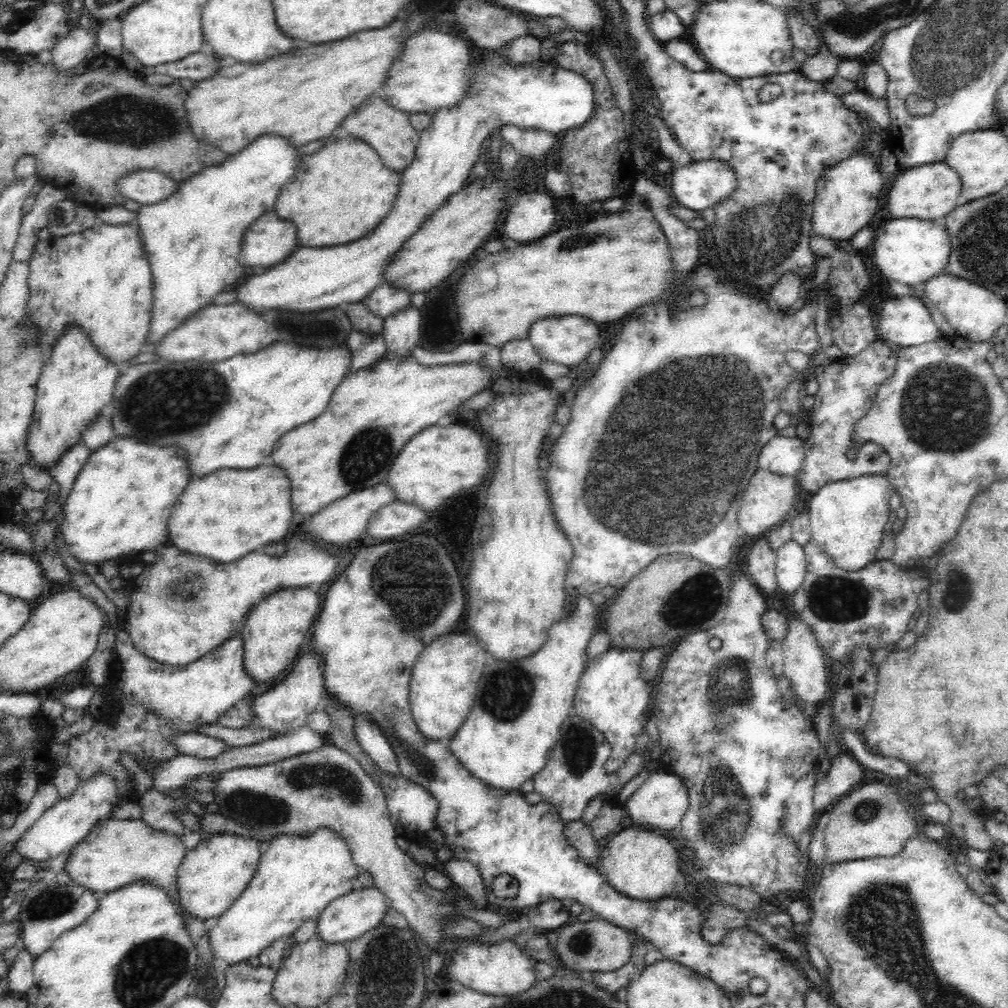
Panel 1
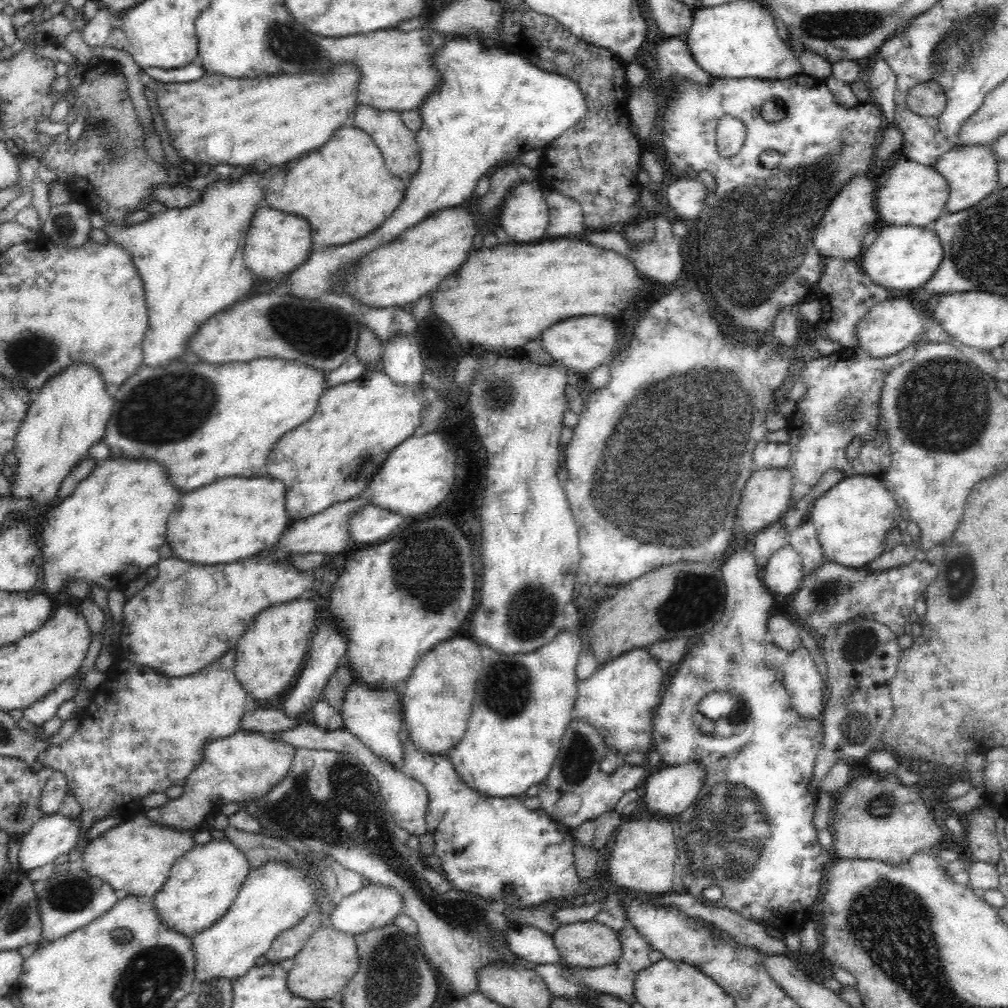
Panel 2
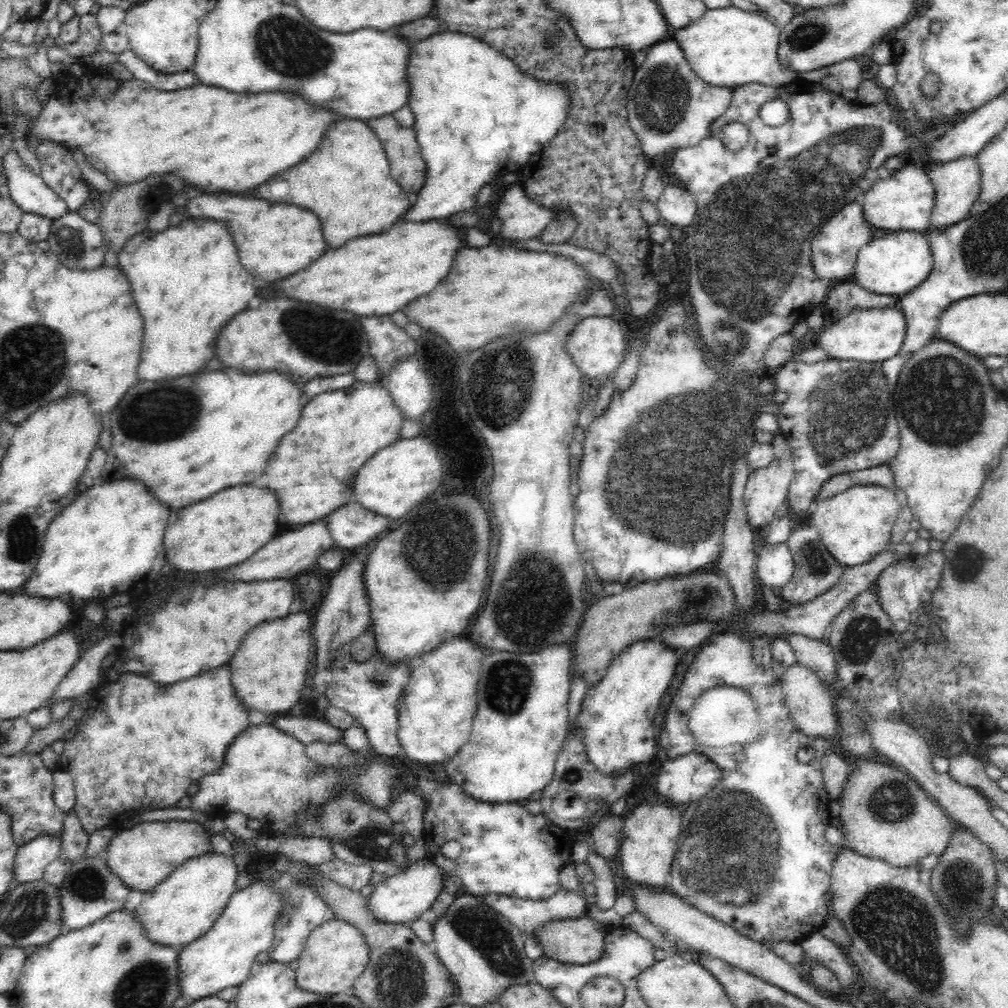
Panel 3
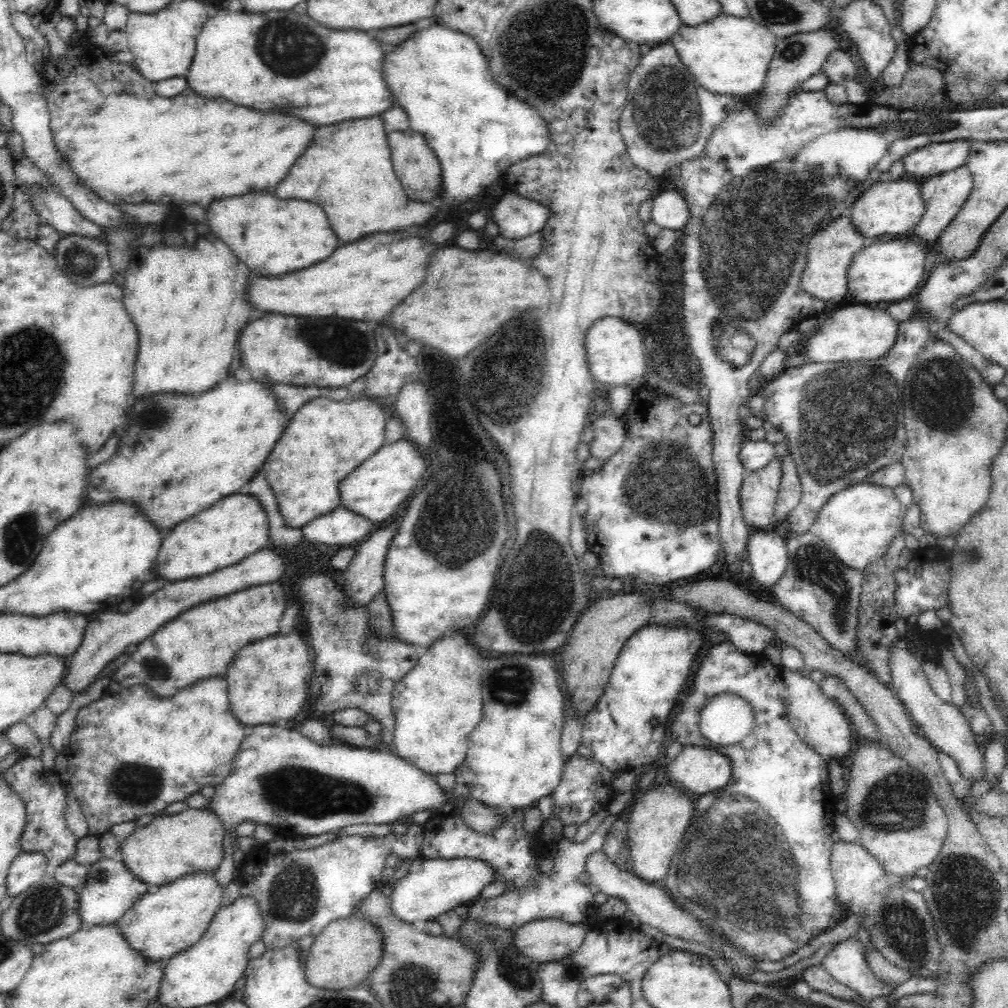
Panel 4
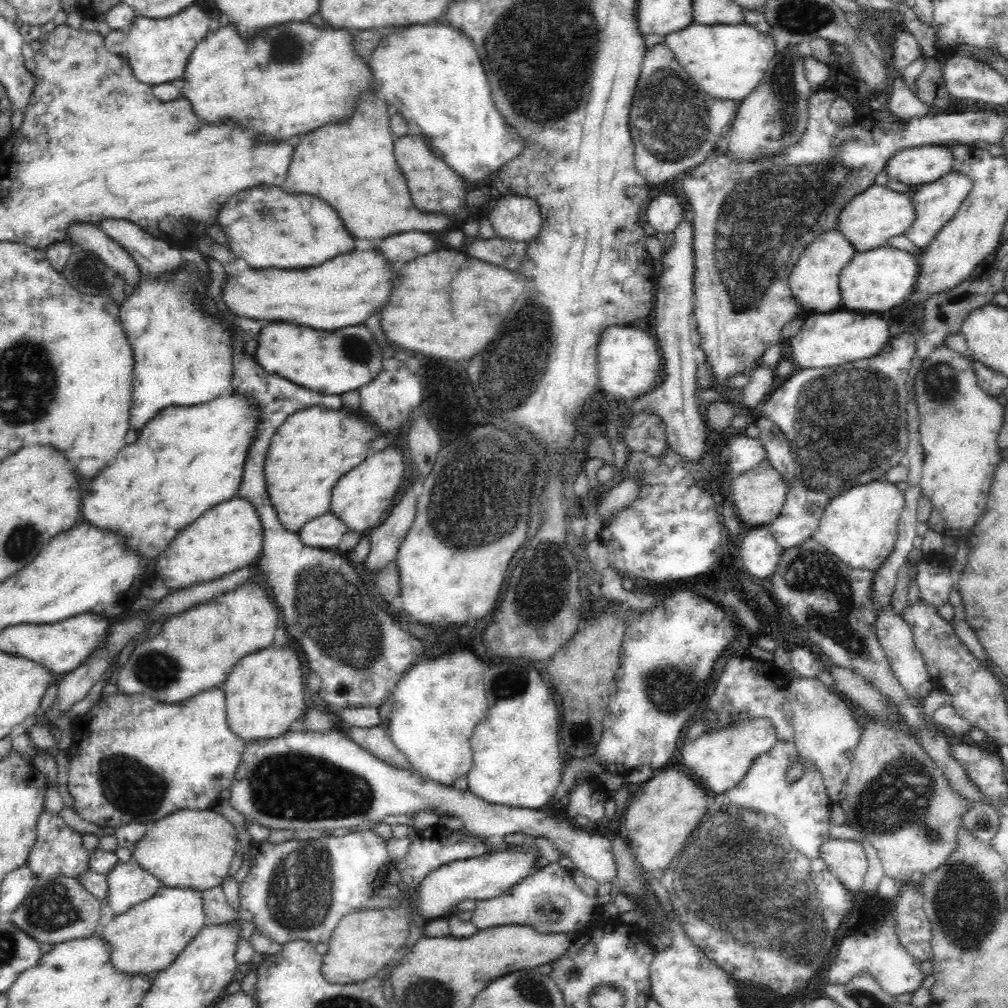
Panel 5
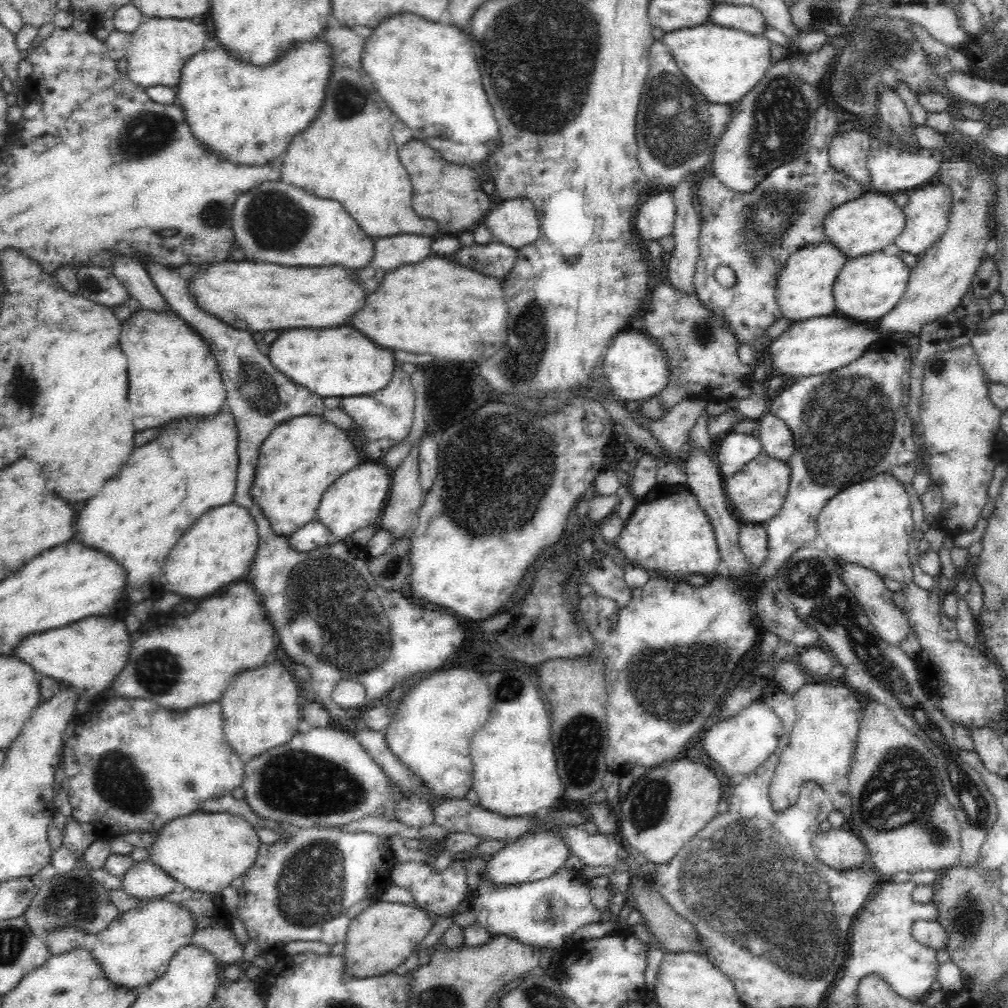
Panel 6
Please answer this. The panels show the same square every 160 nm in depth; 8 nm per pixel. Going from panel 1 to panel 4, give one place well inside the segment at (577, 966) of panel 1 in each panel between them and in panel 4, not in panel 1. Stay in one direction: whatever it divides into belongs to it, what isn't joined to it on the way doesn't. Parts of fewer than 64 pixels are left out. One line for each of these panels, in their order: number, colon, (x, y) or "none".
2: (588, 944)
3: (581, 941)
4: (547, 939)

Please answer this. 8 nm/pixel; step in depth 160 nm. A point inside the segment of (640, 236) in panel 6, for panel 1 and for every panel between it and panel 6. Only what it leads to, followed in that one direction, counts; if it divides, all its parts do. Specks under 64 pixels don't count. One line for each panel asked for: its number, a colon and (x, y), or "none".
1: (701, 185)
2: (687, 195)
3: (677, 207)
4: (669, 210)
5: (665, 212)

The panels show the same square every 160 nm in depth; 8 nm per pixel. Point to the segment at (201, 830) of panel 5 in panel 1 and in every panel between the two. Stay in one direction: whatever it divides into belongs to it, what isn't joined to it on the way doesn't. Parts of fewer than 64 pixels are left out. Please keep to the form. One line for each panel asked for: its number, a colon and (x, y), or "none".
1: (115, 852)
2: (136, 856)
3: (142, 856)
4: (168, 847)

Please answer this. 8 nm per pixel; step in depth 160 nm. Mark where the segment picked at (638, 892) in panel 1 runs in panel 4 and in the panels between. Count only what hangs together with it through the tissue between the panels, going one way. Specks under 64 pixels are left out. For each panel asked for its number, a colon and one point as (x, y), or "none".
2: (641, 861)
3: (650, 833)
4: (659, 817)

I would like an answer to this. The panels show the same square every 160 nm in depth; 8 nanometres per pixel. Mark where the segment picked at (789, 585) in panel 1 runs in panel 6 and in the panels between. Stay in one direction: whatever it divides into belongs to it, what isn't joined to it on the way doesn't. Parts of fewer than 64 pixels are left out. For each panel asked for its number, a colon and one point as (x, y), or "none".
2: (783, 573)
3: (774, 565)
4: (767, 551)
5: (760, 553)
6: (752, 537)

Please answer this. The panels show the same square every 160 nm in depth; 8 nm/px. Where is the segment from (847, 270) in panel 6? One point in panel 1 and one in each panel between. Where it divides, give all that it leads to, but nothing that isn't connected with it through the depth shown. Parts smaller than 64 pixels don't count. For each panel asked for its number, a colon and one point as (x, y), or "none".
1: (910, 250)
2: (901, 257)
3: (896, 263)
4: (889, 271)
5: (881, 279)

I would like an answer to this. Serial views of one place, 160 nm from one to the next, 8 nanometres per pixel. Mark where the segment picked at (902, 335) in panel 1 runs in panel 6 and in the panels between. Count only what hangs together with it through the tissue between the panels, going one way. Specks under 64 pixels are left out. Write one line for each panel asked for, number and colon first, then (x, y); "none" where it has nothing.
2: (890, 326)
3: (867, 335)
4: (852, 333)
5: (835, 338)
6: (816, 345)

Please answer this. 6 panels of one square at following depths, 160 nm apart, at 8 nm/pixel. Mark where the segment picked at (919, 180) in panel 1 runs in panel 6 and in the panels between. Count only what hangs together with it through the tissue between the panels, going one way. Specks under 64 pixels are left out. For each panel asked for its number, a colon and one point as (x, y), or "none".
2: (915, 194)
3: (903, 201)
4: (896, 208)
5: (878, 213)
6: (868, 224)

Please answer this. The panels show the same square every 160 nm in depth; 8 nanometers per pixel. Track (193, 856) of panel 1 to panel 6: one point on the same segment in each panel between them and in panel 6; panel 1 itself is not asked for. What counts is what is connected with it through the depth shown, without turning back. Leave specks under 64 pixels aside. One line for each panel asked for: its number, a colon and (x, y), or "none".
2: (202, 885)
3: (185, 905)
4: (160, 925)
5: (146, 938)
6: (136, 947)

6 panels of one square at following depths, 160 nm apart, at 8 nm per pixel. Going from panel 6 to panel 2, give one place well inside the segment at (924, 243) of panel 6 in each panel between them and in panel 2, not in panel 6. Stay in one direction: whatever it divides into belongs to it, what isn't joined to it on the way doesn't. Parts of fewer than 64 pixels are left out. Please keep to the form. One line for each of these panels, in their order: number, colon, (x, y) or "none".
2: (971, 170)
3: (958, 183)
4: (944, 194)
5: (937, 202)

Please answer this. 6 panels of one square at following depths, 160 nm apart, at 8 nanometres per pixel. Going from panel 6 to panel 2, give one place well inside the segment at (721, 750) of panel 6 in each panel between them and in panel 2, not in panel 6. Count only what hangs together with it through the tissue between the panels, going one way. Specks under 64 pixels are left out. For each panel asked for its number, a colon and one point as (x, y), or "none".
2: (673, 789)
3: (686, 778)
4: (698, 770)
5: (719, 760)

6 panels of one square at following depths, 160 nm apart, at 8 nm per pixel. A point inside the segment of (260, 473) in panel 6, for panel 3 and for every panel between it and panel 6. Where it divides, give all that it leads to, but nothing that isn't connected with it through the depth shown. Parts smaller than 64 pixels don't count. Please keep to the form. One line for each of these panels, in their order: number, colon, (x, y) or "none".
3: (312, 469)
4: (328, 439)
5: (308, 454)

